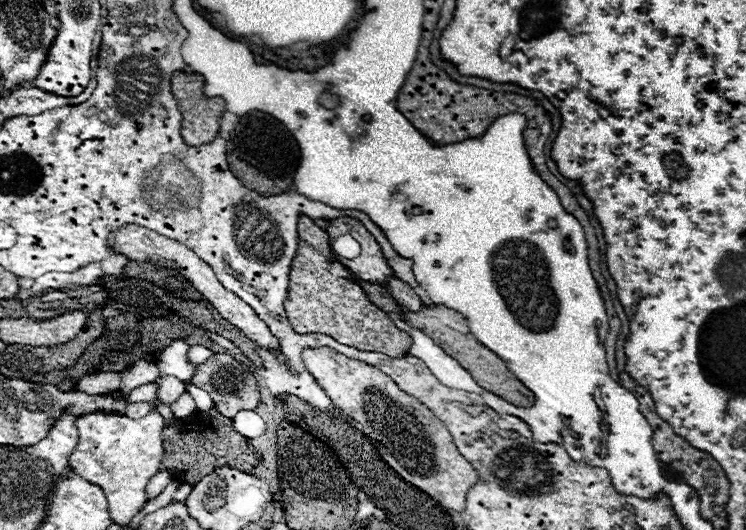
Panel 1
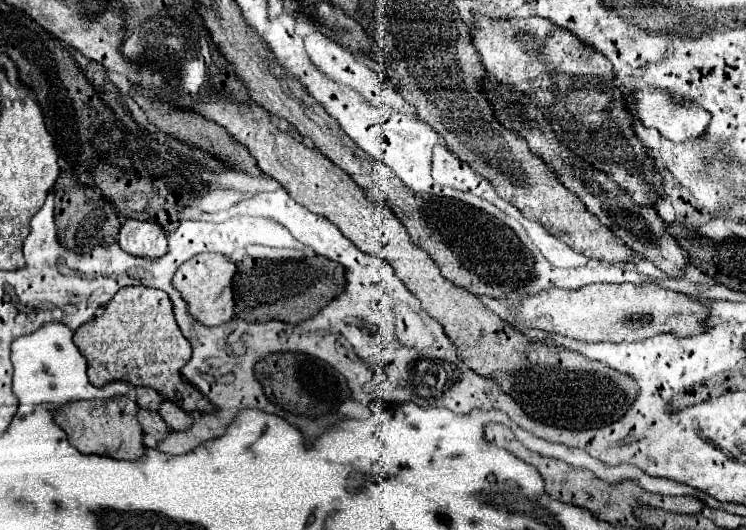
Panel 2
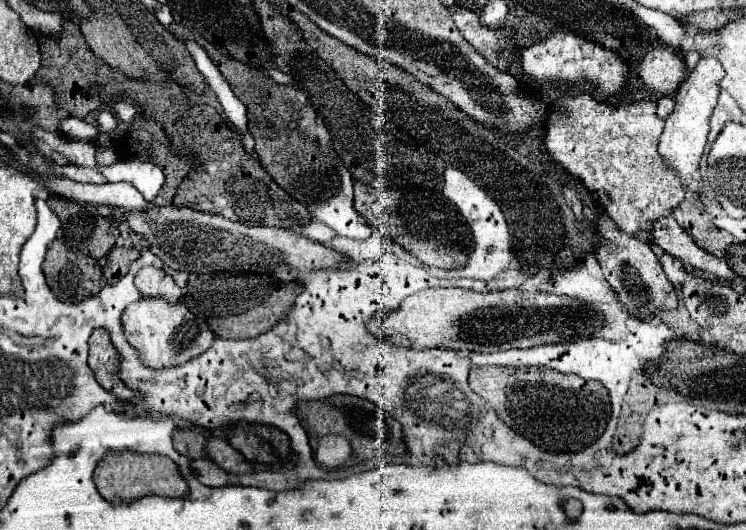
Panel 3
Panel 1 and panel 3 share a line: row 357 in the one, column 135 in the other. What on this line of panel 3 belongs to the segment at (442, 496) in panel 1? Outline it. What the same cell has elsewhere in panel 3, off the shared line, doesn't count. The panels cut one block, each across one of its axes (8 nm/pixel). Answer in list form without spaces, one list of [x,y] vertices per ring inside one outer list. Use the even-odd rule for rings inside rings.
[[[160,296],[140,298],[138,302],[130,304],[124,310],[122,324],[124,324],[124,332],[130,344],[138,348],[138,352],[144,356],[142,360],[152,368],[182,364],[206,352],[214,342],[214,332],[210,330],[210,326],[204,320],[190,314],[184,298],[176,302],[168,302]]]

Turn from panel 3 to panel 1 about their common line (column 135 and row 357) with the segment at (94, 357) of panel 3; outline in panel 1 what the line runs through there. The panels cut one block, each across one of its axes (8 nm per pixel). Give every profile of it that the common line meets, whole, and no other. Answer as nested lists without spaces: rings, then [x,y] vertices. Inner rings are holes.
[[[300,216],[298,252],[290,266],[290,288],[284,300],[284,310],[292,328],[298,334],[328,334],[340,344],[366,352],[382,352],[390,358],[408,354],[412,344],[408,332],[396,328],[388,314],[378,310],[352,278],[352,272],[334,256],[328,234],[318,228],[312,218]]]

